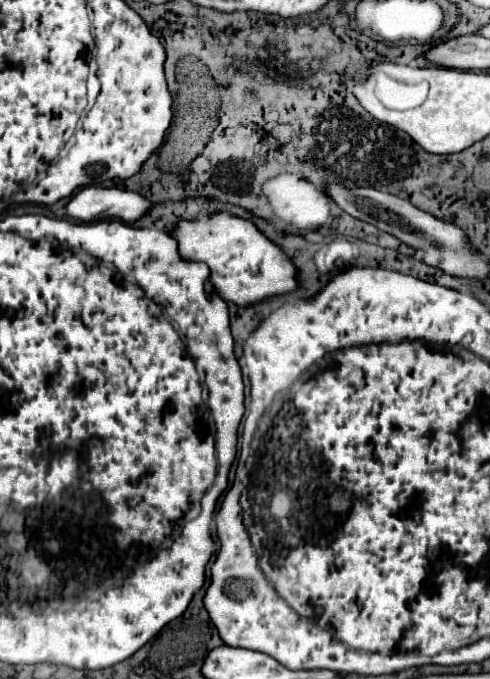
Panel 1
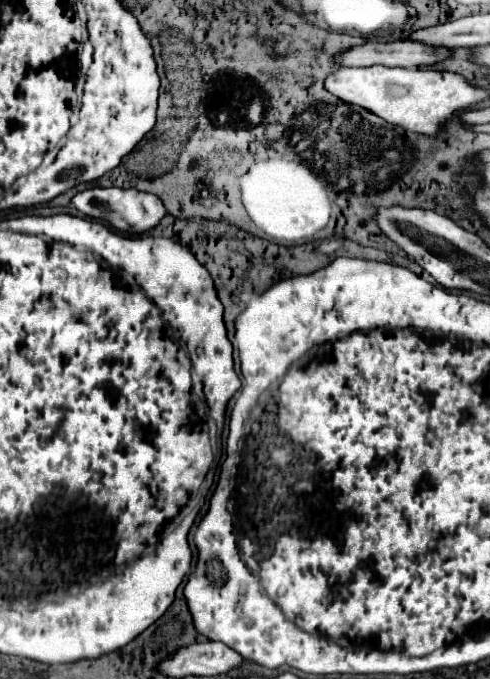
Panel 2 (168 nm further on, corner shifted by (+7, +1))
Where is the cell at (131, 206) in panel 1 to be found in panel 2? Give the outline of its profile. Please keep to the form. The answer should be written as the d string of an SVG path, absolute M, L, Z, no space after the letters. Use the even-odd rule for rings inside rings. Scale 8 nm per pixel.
M119 187L85 189L73 197L73 205L83 215L99 219L99 221L103 221L103 223L107 223L107 225L111 225L123 233L131 233L131 235L141 235L145 231L151 231L167 215L163 201L157 195L141 193L137 189L119 189Z

